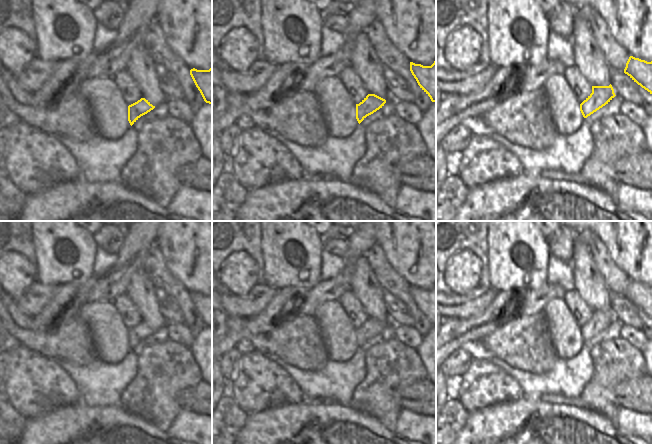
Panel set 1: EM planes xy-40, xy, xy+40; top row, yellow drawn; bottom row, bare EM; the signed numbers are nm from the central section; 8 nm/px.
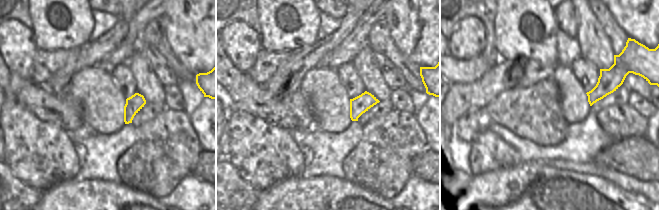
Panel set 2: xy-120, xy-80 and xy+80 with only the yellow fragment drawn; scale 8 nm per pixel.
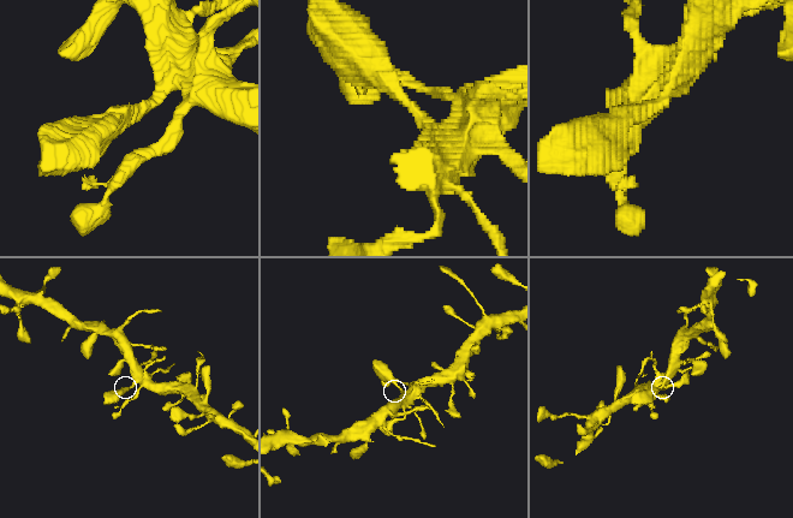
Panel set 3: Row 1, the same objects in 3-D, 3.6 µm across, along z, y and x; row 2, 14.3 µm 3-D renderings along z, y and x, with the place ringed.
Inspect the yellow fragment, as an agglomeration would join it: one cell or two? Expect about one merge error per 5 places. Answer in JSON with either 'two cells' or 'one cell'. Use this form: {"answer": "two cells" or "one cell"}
{"answer": "one cell"}

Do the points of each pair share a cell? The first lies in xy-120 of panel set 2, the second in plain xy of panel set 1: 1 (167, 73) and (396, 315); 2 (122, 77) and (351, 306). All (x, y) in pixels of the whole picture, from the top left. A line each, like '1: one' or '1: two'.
1: one
2: one

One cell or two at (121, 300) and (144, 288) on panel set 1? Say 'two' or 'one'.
two

